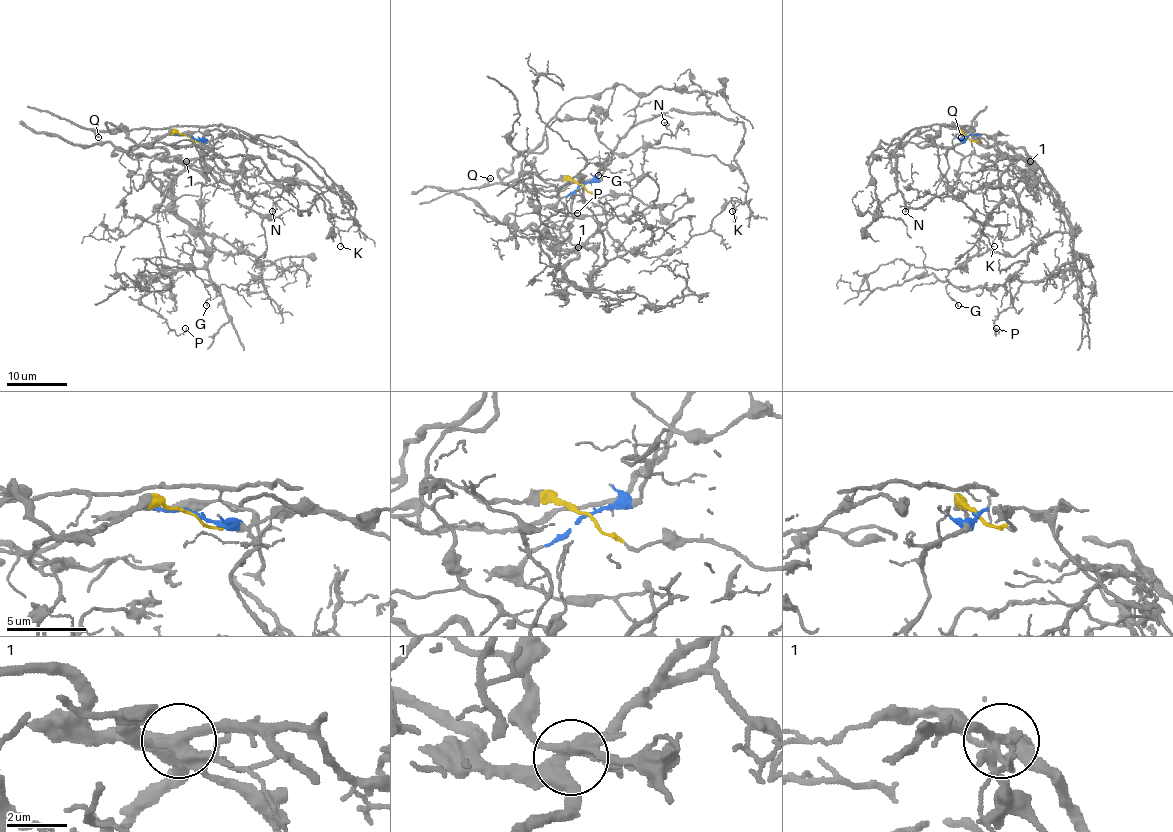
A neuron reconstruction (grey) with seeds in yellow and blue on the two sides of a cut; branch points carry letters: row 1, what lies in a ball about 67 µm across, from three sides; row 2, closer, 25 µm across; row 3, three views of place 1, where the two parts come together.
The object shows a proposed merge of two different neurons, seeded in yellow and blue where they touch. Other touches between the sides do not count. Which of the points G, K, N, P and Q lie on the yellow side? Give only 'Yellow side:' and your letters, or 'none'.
Yellow side: K, Q

